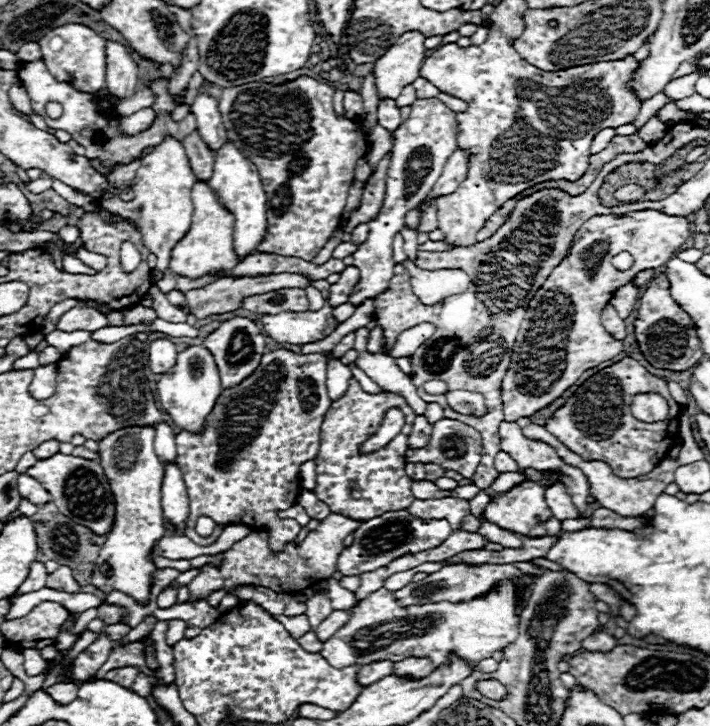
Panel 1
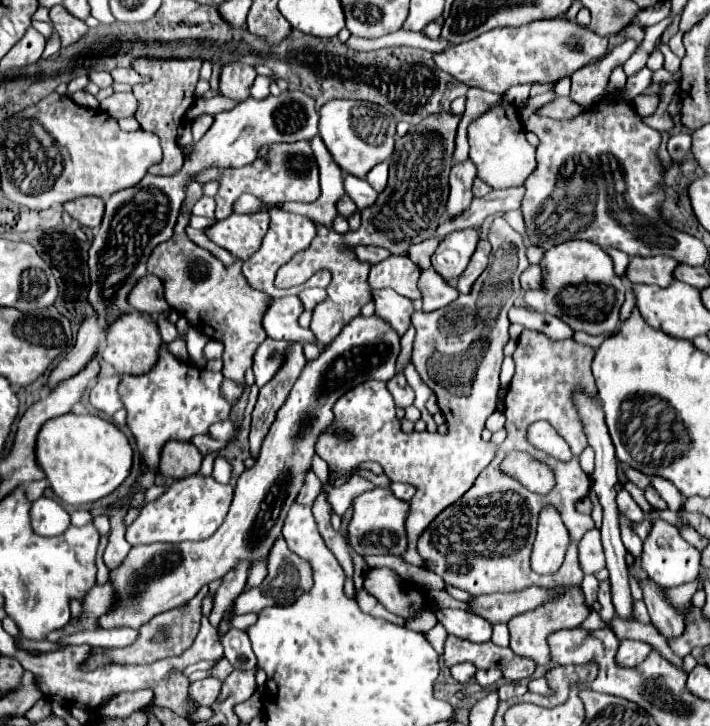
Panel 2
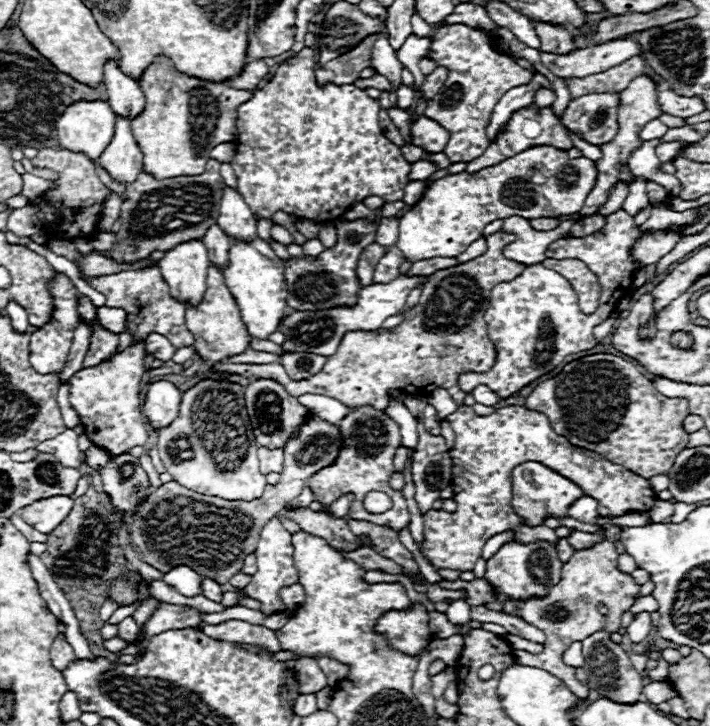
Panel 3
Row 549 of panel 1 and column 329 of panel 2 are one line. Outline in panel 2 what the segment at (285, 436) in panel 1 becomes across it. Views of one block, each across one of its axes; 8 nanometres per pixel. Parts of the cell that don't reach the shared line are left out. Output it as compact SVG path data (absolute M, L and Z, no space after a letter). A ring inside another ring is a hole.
M278 204L276 208L272 208L272 210L270 210L270 228L268 228L268 234L264 236L264 242L262 242L260 250L258 250L256 254L252 254L252 256L242 264L242 274L244 274L246 282L248 282L252 288L262 290L262 292L268 292L268 294L274 296L274 298L286 296L286 294L300 294L302 290L314 288L314 286L316 286L316 288L328 288L328 284L330 284L328 270L316 272L310 280L306 280L304 284L294 286L294 288L290 288L290 290L278 290L278 288L274 286L274 278L276 278L278 268L280 268L284 262L288 262L294 254L306 250L306 248L312 244L314 236L316 236L316 224L314 224L314 220L310 220L310 218L306 218L306 216L302 216L302 214L294 214L294 212L282 210L282 204Z

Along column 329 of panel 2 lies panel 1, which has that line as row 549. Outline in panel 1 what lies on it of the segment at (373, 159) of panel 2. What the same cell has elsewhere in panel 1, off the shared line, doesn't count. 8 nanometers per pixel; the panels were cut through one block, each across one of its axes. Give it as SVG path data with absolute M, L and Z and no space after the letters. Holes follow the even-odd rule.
M128 426L124 430L116 430L100 440L100 464L104 468L104 474L108 476L108 482L112 486L112 494L116 498L116 526L106 536L106 544L100 550L100 556L96 558L96 568L92 572L92 584L104 590L106 594L110 590L122 590L126 594L132 594L138 602L146 602L150 592L150 580L152 572L156 570L150 550L158 538L166 534L164 530L164 516L160 506L160 488L162 488L162 476L164 466L160 458L154 452L154 428L152 426Z

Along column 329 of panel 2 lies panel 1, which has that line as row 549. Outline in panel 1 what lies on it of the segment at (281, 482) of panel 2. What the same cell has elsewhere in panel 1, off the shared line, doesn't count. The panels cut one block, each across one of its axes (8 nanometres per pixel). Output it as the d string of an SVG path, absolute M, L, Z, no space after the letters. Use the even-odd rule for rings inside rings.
M392 510L388 514L382 514L380 518L368 520L364 526L360 526L360 530L354 532L354 544L346 546L338 556L338 572L342 572L344 576L360 576L364 572L372 572L404 554L418 554L422 550L436 548L450 534L452 526L448 524L448 520L420 520L412 518L408 510Z

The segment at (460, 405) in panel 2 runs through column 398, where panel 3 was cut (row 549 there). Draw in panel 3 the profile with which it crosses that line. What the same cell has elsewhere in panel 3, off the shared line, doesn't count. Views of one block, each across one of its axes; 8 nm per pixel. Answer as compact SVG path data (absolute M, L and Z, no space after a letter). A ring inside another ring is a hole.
M460 406L448 416L456 432L452 456L452 488L458 504L456 512L432 510L424 514L424 544L420 552L432 562L434 568L450 568L468 572L474 568L482 554L482 546L494 534L512 530L516 542L538 542L538 528L526 528L512 510L512 470L520 462L540 462L564 478L572 478L586 496L600 502L600 516L614 518L632 512L648 512L656 498L648 480L636 472L612 464L596 452L570 444L564 436L556 434L542 412L528 410L526 406L506 406L490 416L478 416L470 406Z

